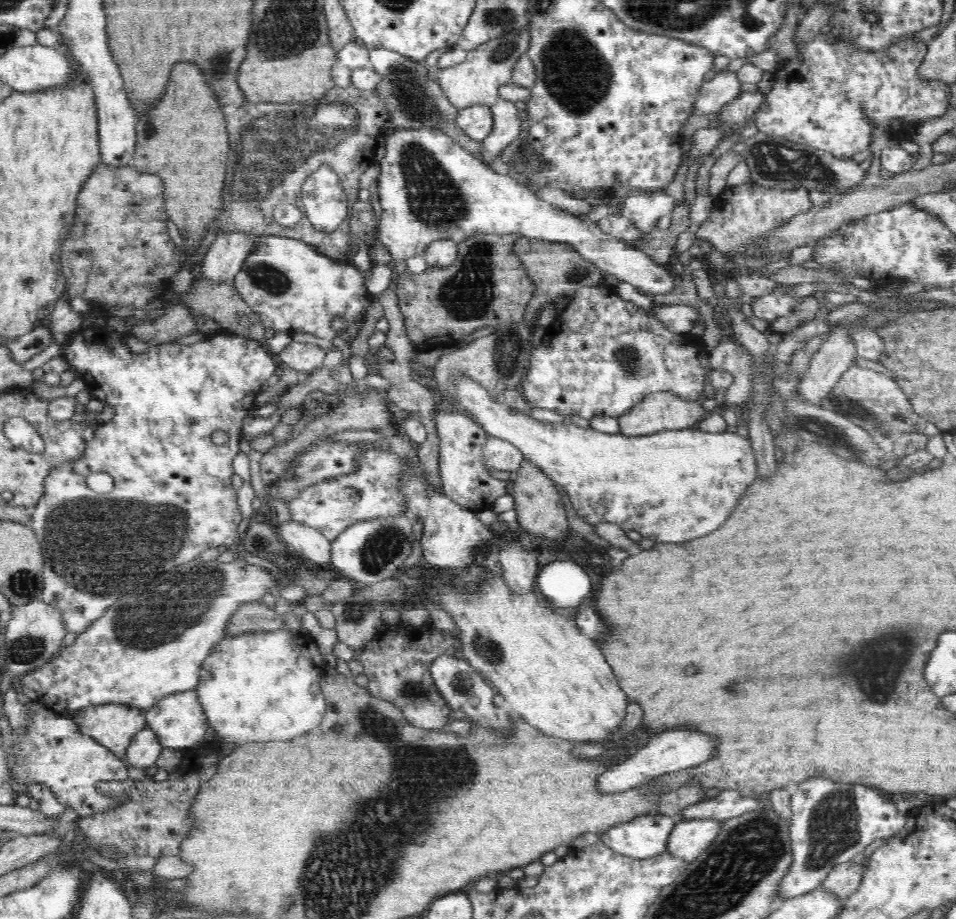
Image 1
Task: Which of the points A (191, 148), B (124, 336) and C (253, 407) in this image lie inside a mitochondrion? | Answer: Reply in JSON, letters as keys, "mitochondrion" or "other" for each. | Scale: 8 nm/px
{"A":"other","B":"other","C":"other"}

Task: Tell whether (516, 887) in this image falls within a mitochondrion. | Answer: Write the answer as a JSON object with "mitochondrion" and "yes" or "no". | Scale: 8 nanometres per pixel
{"mitochondrion":"no"}

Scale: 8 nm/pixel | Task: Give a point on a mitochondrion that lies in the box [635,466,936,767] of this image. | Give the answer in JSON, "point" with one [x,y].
{"point":[870,665]}

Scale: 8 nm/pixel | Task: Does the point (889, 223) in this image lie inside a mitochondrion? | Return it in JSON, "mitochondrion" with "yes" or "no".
{"mitochondrion":"no"}

